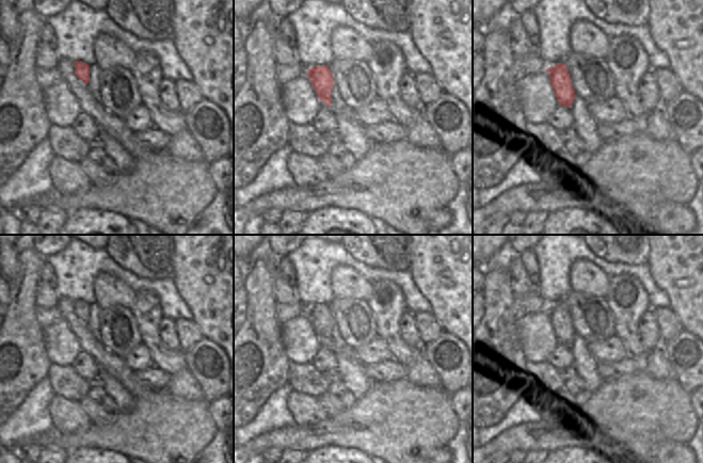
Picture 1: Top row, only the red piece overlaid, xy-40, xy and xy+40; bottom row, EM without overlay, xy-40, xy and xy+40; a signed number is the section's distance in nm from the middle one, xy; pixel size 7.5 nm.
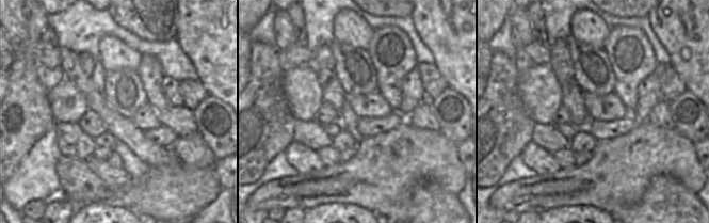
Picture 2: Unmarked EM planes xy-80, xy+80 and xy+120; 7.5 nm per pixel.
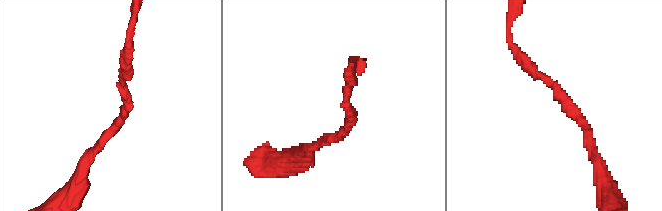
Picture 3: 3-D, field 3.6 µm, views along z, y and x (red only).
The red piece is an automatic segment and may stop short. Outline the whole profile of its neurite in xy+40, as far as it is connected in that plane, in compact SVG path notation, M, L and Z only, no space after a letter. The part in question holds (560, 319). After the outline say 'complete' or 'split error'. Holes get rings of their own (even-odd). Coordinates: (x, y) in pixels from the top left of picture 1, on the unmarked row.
M558 302L552 306L547 306L546 310L550 316L550 324L555 331L559 345L566 345L570 347L574 341L576 333L565 303Z; complete

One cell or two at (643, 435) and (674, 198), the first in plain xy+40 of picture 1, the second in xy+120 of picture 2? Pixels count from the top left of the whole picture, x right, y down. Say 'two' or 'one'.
two

